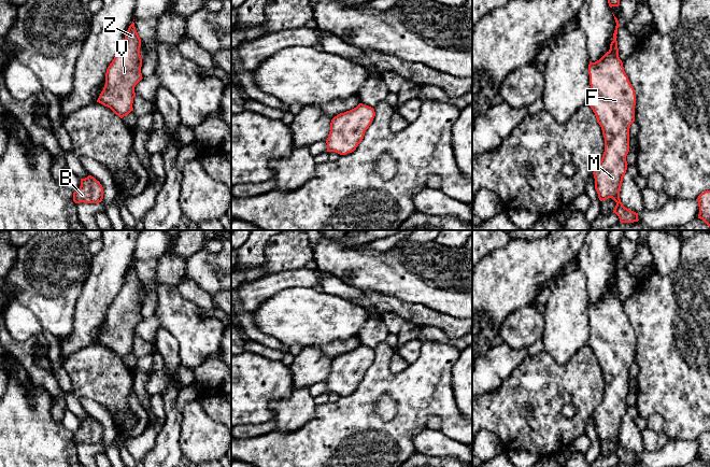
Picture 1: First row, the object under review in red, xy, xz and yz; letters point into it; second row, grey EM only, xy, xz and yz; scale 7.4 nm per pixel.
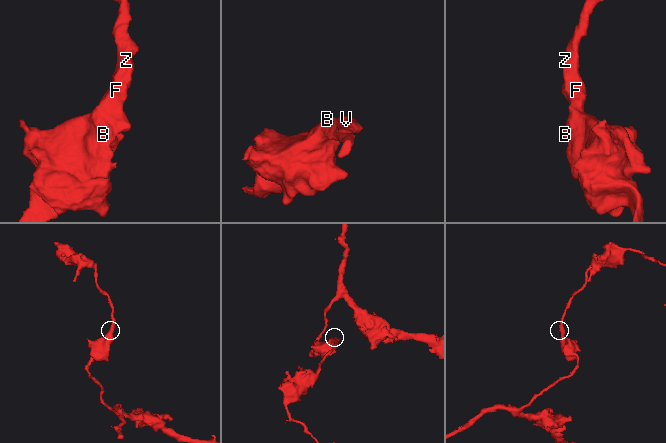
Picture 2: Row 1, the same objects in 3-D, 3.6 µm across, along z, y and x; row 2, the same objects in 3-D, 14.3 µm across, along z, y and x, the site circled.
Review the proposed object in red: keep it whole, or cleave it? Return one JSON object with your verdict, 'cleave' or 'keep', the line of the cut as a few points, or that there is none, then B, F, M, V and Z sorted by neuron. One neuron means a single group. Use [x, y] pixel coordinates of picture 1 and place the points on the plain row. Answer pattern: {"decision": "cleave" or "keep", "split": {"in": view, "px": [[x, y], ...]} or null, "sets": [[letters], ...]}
{"decision": "keep", "split": null, "sets": [["B", "F", "M", "V", "Z"]]}

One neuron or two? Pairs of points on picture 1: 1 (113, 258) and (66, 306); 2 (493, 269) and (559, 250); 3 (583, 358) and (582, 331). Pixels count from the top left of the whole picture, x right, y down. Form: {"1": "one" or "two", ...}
{"1": "two", "2": "one", "3": "two"}

